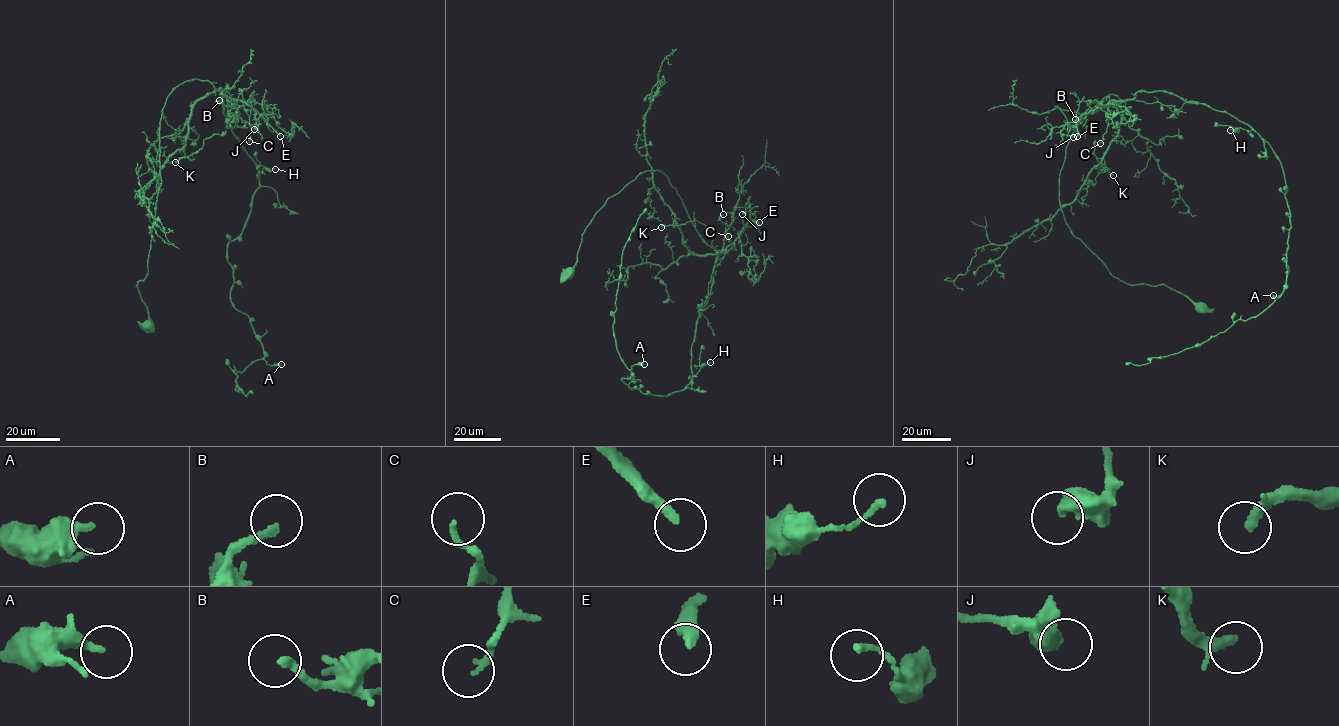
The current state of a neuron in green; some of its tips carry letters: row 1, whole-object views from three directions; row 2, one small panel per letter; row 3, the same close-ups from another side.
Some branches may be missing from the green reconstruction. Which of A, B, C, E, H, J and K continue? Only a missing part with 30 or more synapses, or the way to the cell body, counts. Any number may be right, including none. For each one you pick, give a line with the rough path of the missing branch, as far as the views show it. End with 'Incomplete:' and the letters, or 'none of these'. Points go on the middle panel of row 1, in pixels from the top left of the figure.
E: course (759, 222), (761, 213), (770, 212), (772, 205), (767, 196), (774, 181), (773, 171)
Incomplete: E

